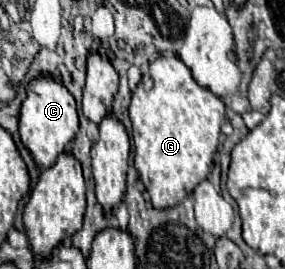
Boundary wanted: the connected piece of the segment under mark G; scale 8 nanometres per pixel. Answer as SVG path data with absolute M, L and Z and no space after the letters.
M178 56L156 58L146 74L154 84L148 86L142 74L130 102L134 166L154 208L172 208L208 178L220 142L220 128L226 122L226 106L194 80L190 68Z

